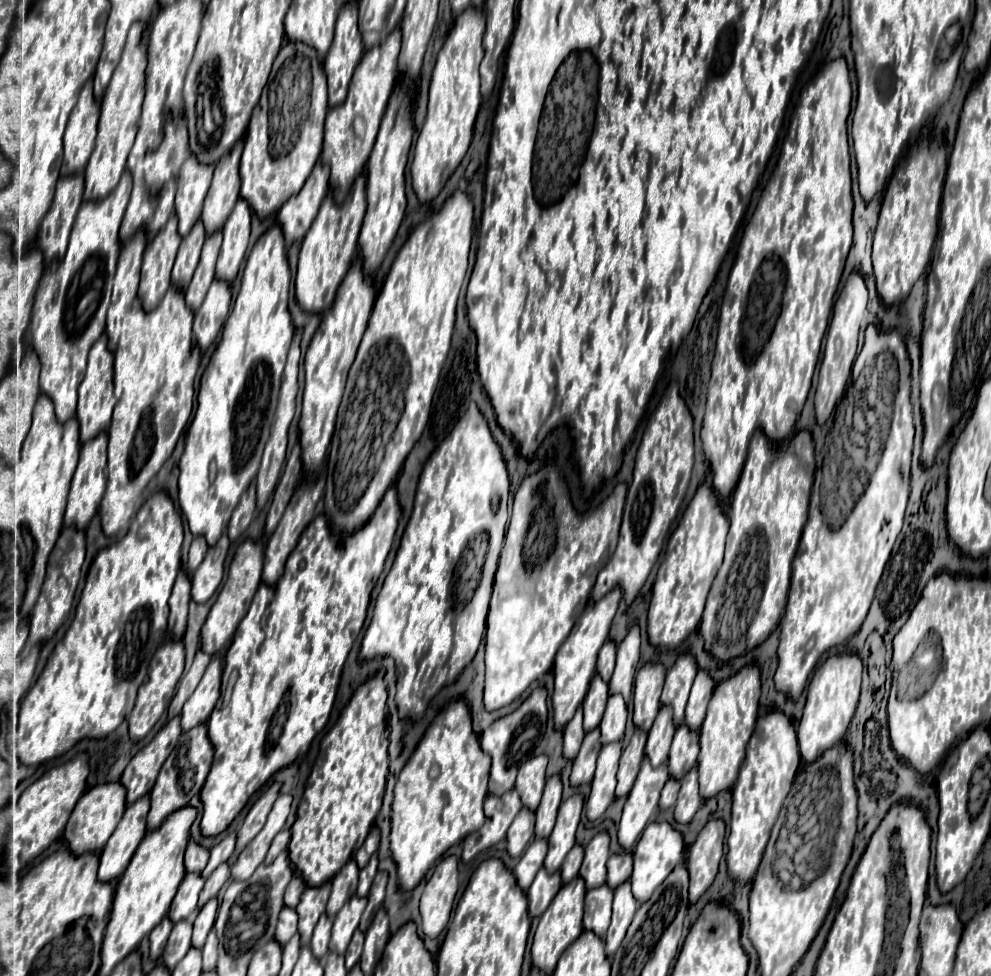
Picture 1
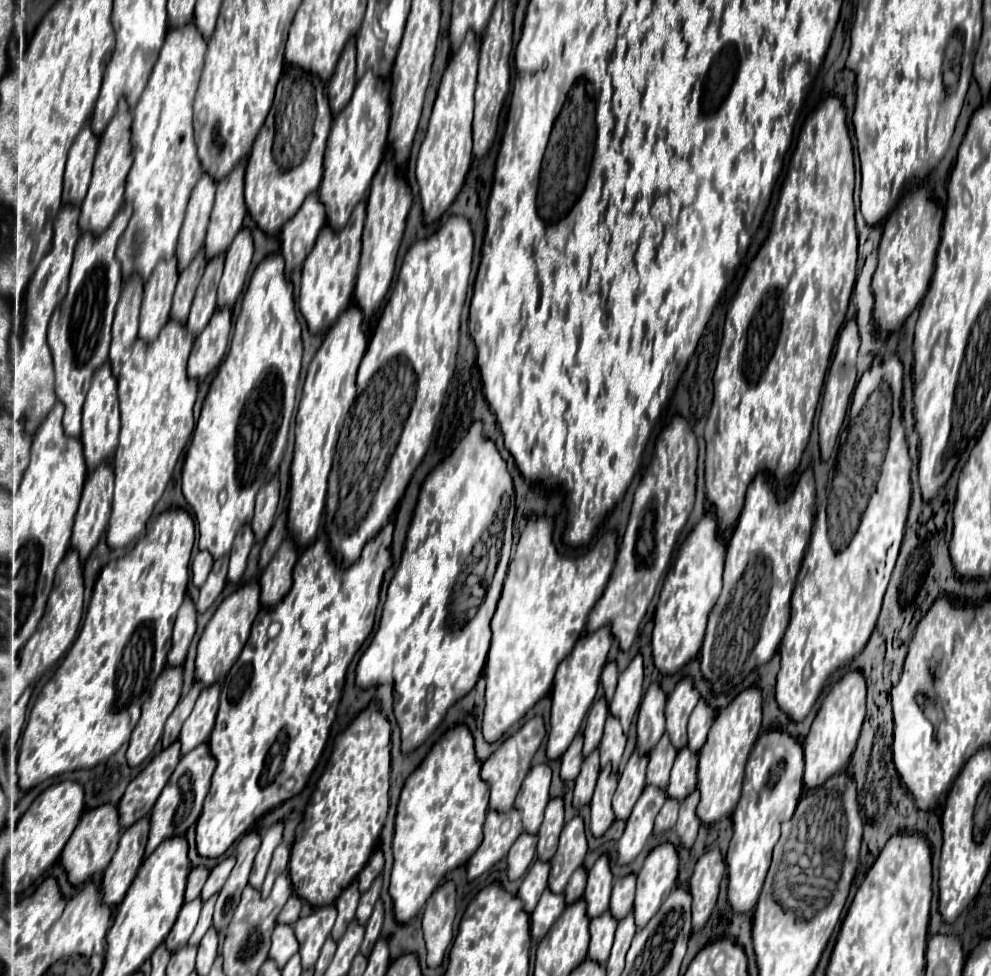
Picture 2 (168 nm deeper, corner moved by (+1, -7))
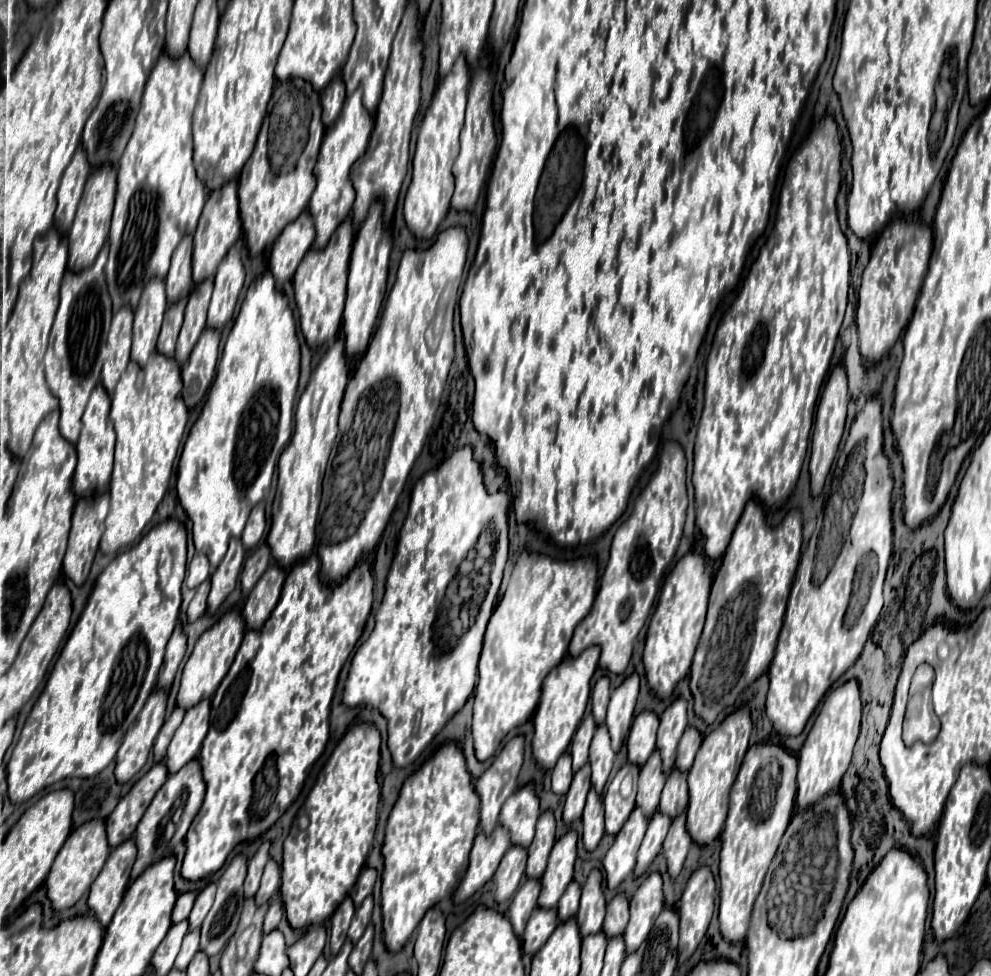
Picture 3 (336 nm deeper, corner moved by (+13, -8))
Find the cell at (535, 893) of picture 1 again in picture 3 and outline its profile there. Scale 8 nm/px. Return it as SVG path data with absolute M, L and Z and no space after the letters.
M535 908L535 912L531 914L525 934L523 934L523 954L533 956L551 936L551 932L555 932L559 920L557 920L557 912L555 910L543 910L543 908Z

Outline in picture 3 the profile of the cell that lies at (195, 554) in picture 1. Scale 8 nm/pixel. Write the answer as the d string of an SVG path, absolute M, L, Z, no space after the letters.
M197 554L191 562L189 562L189 568L187 568L187 578L185 578L185 584L189 588L197 588L201 582L205 582L211 574L211 564L209 564L209 558L205 554Z

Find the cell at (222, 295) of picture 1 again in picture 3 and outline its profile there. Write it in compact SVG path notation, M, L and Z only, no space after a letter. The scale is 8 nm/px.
M207 328L199 338L199 344L193 348L187 364L183 364L183 390L181 398L187 408L195 408L207 394L219 358L219 332Z

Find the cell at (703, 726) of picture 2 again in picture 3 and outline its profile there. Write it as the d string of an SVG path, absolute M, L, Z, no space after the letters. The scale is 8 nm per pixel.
M687 728L687 732L683 734L683 738L679 742L679 748L677 748L675 768L679 772L689 772L691 770L693 760L695 760L695 754L697 754L701 742L703 742L703 736L695 728Z

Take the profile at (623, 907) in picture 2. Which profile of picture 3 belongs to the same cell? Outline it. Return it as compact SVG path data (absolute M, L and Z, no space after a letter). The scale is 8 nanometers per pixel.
M617 894L609 904L607 904L607 916L603 924L603 932L607 938L611 936L621 936L627 928L629 922L629 900L623 894Z

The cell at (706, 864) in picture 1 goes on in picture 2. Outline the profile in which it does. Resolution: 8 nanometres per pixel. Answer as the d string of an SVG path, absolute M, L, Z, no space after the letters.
M709 849L707 853L699 857L689 881L689 891L693 895L693 929L695 931L699 931L707 923L717 903L719 883L723 879L723 873L725 873L725 861L719 849Z

